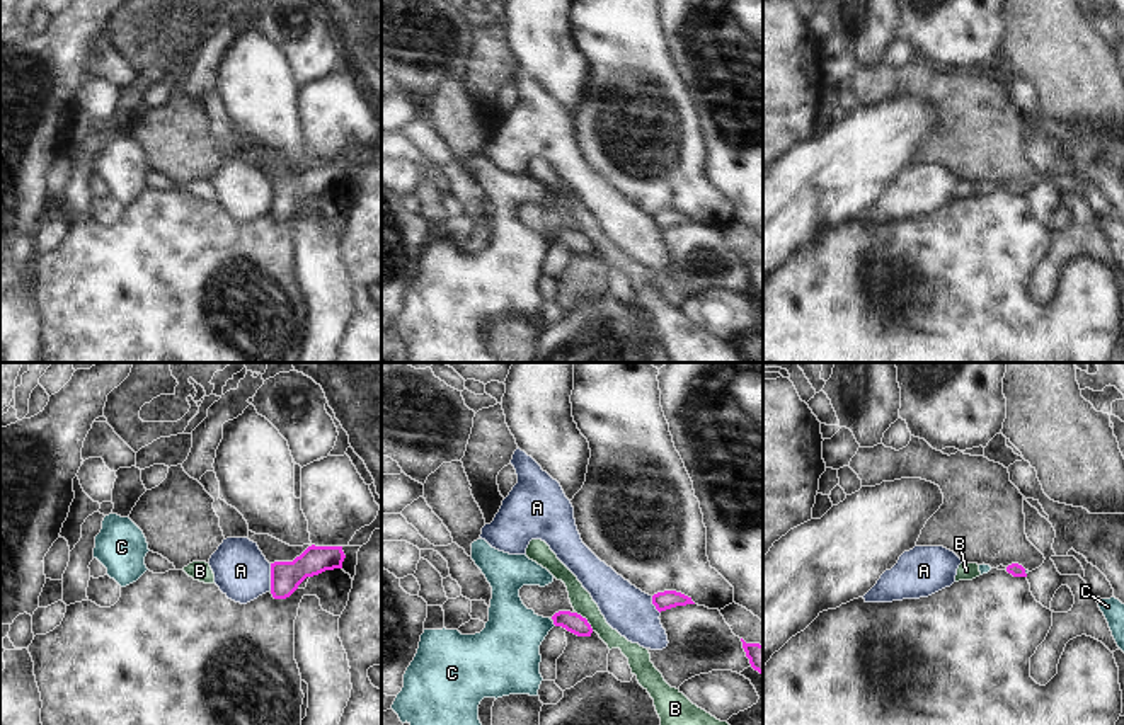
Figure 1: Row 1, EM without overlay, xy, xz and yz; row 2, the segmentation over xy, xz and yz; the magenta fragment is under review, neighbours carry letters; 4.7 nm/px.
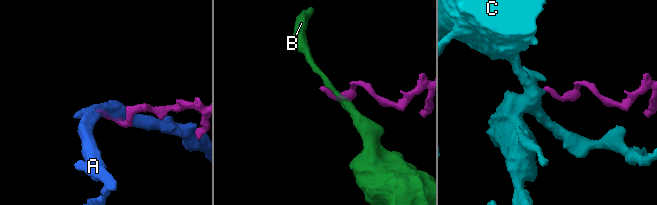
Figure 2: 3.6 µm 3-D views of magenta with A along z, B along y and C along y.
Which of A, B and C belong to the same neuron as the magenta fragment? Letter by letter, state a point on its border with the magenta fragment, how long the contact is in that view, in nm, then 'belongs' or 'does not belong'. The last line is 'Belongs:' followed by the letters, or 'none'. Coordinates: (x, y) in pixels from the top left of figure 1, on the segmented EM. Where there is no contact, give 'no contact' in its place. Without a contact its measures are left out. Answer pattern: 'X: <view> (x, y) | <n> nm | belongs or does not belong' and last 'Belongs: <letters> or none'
A: xy (271, 577) | 130 nm | does not belong
B: xz (586, 620) | 130 nm | does not belong
C: xz (554, 623) | 30 nm | belongs
Belongs: C

